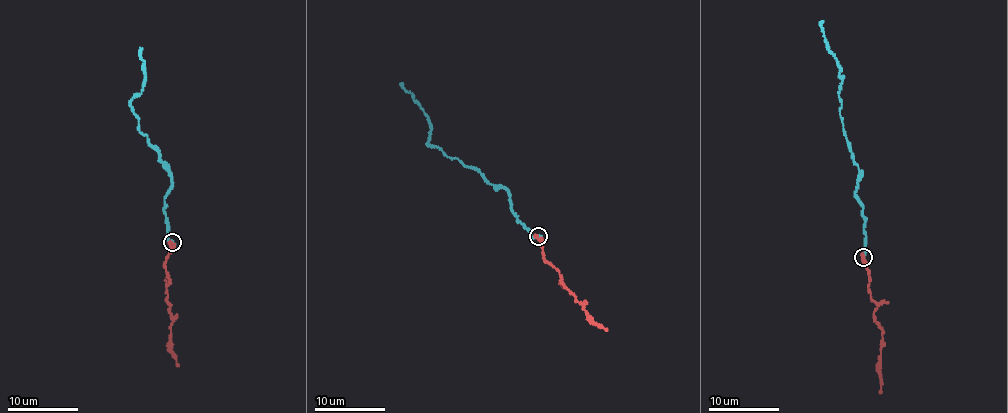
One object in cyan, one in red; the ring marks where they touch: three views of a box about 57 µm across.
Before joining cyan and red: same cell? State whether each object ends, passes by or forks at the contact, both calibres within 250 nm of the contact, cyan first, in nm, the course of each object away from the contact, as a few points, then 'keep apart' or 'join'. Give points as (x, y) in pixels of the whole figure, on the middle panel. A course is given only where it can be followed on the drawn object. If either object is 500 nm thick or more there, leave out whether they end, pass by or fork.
cyan ends; red ends; calibres 240 and 280 nm; course cyan (538, 237), (532, 238), (516, 220), (504, 187), (447, 156), (438, 146), (429, 145), (429, 120), (403, 83); course red (538, 237), (542, 240), (545, 261), (553, 266), (567, 290), (595, 323), (607, 329); join

